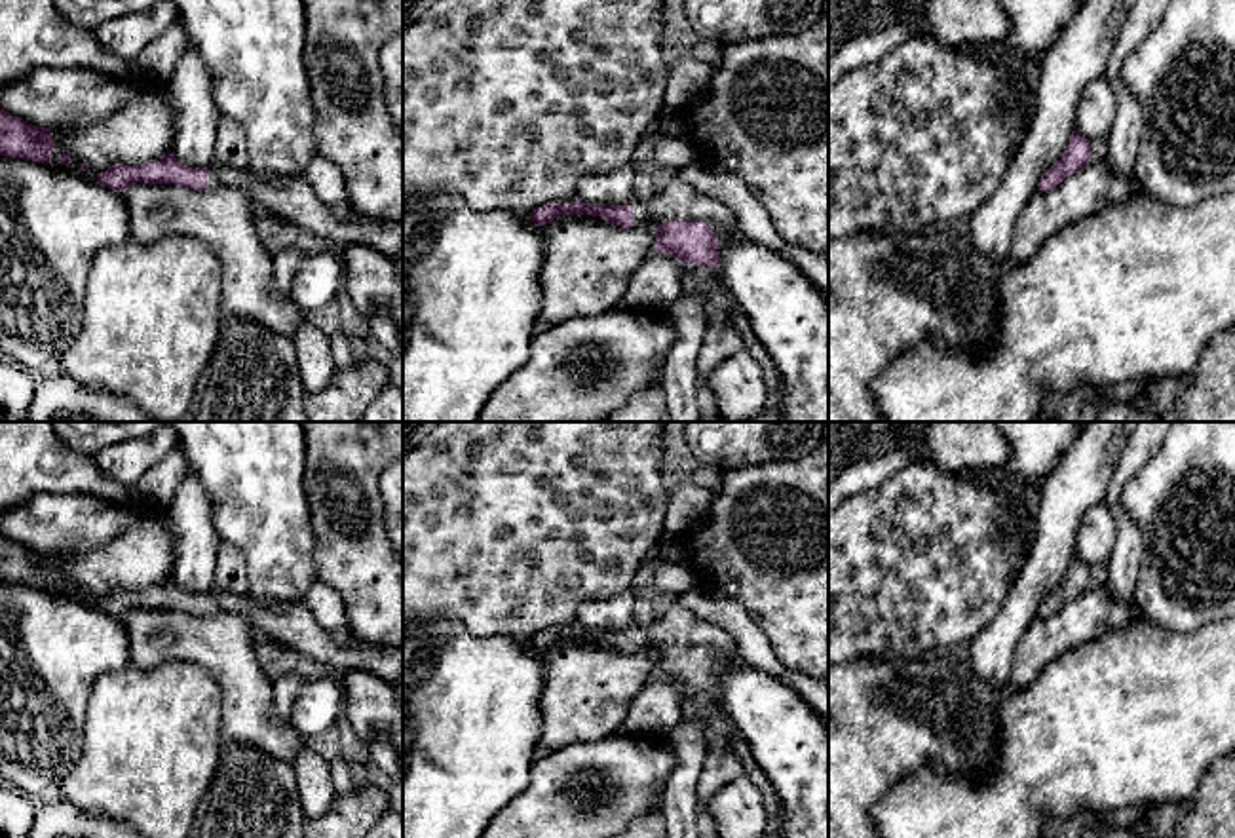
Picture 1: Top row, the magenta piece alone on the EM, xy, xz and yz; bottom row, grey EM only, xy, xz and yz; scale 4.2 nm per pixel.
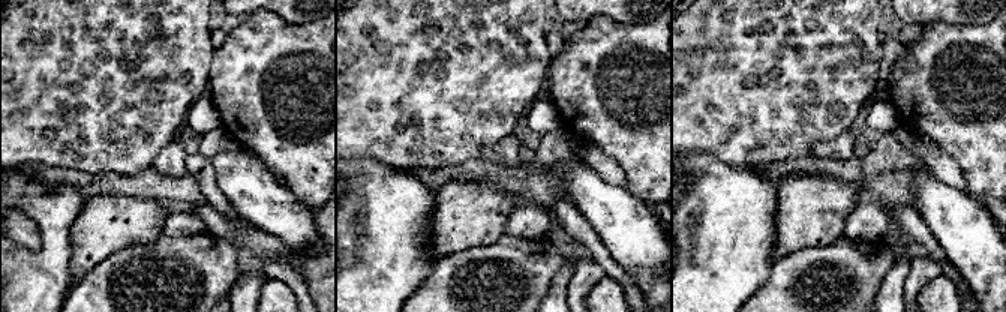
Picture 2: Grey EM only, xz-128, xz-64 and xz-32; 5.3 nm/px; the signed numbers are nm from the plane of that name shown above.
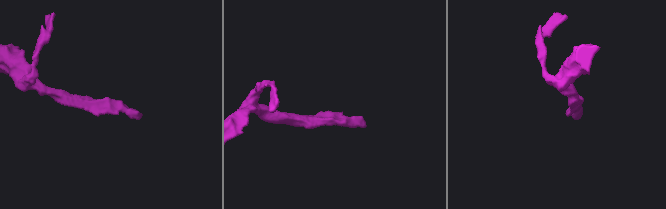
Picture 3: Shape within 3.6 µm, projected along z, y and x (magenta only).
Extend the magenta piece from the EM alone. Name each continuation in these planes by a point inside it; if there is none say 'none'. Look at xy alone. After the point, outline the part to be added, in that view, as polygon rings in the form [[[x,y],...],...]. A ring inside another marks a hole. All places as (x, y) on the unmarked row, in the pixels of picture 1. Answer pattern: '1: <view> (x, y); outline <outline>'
1: xy (289, 626); outline [[[211,589],[207,616],[238,614],[247,618],[260,642],[291,650],[312,667],[346,675],[353,669],[374,673],[393,684],[403,684],[403,648],[370,644],[348,627],[325,629],[302,602],[260,600],[249,593]]]

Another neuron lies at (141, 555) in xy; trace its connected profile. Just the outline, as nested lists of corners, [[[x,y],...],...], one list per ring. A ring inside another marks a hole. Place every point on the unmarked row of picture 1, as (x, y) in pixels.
[[[137,492],[127,502],[95,498],[104,505],[125,505],[137,519],[93,551],[51,555],[55,572],[48,591],[97,606],[99,599],[116,589],[137,591],[167,580],[175,566],[177,545],[165,509],[144,502]]]

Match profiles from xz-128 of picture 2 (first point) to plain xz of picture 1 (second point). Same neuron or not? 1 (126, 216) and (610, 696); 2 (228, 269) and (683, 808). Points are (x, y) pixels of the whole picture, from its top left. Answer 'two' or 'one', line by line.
1: one
2: two

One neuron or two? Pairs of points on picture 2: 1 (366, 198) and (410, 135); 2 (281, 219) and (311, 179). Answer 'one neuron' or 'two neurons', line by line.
1: two neurons
2: two neurons

